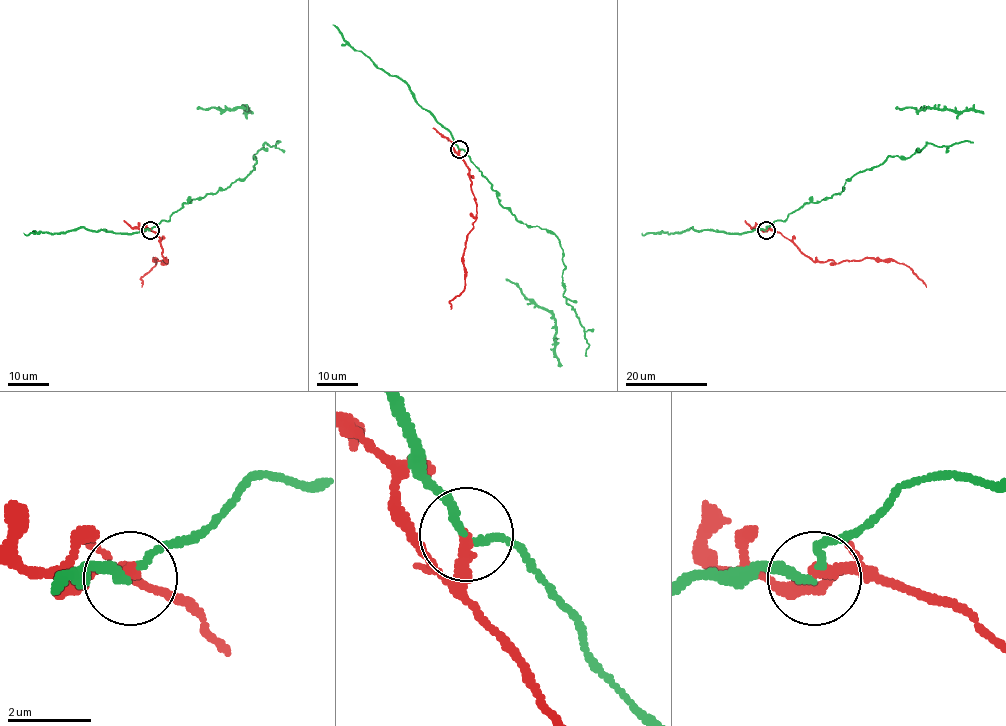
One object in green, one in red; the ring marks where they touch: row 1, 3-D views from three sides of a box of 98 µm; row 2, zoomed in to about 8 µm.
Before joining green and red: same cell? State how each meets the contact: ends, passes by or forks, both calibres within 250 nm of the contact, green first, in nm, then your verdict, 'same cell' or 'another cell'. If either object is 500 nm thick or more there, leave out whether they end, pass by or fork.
green passes by; red ends; calibres 180 and 280 nm; another cell

